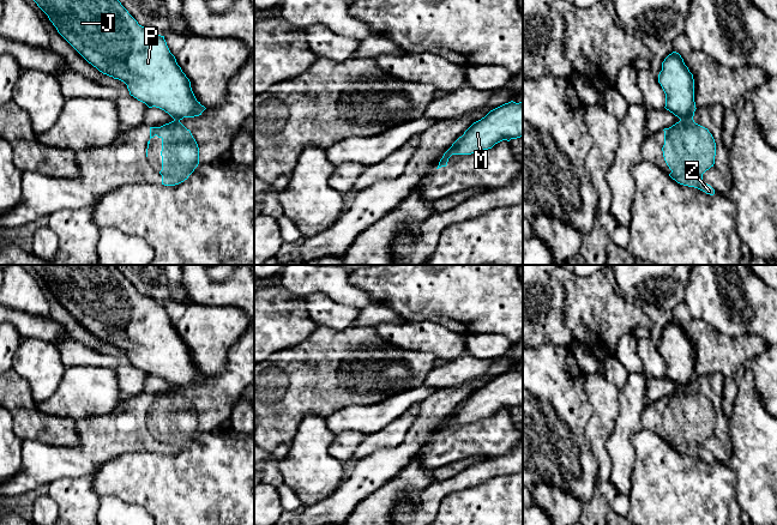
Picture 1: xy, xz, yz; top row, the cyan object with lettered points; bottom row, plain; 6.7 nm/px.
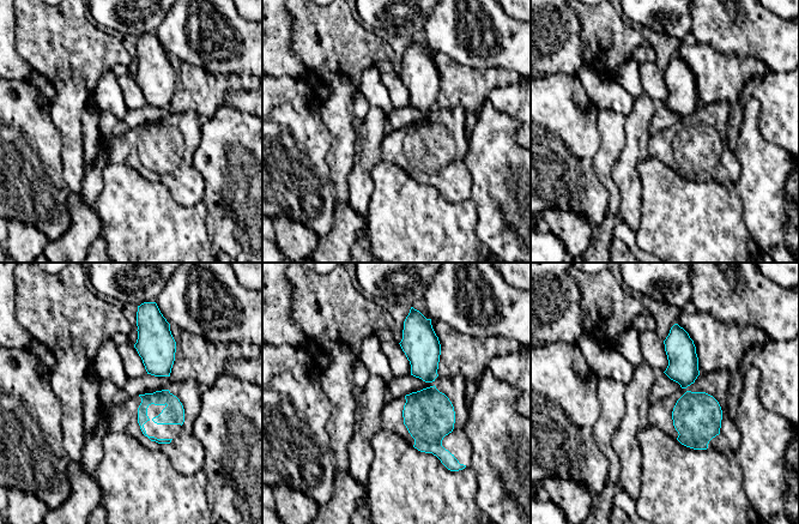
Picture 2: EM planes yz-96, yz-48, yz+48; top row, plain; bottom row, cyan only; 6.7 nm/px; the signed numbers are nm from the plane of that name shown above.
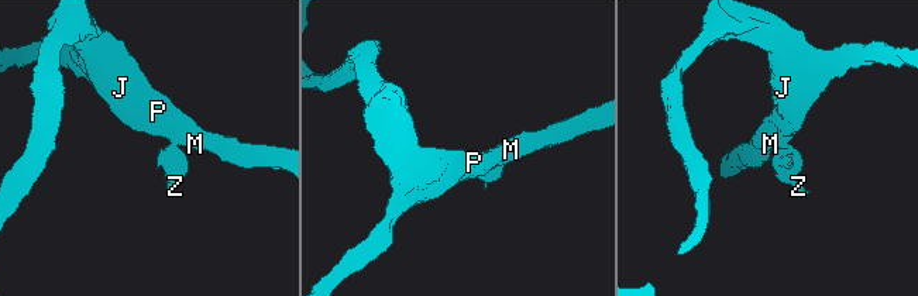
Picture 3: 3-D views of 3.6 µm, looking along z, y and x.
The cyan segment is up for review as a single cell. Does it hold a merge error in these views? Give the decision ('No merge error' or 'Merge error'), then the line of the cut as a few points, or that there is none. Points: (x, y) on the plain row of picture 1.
Merge error. Split along yz (692, 386), (680, 388)

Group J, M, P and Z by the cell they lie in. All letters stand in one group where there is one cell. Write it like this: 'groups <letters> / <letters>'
groups J M P / Z

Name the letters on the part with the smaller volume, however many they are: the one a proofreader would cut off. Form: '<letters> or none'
Z

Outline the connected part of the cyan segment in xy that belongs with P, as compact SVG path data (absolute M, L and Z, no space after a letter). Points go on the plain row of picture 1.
M31 265L48 284L58 301L94 336L127 354L130 363L168 381L174 388L201 384L206 378L197 369L191 350L170 321L164 304L138 292L116 265Z

